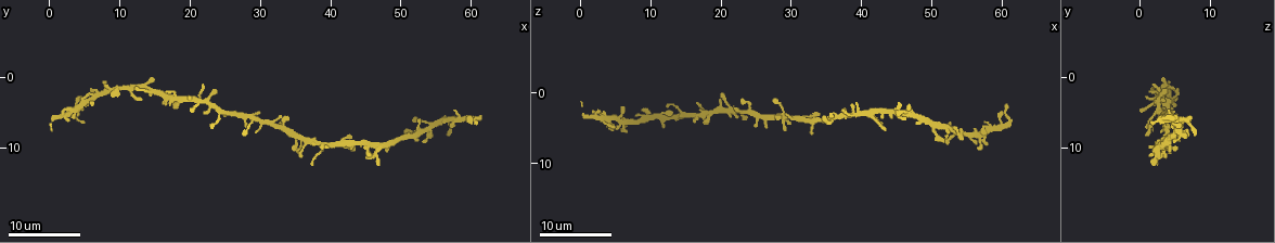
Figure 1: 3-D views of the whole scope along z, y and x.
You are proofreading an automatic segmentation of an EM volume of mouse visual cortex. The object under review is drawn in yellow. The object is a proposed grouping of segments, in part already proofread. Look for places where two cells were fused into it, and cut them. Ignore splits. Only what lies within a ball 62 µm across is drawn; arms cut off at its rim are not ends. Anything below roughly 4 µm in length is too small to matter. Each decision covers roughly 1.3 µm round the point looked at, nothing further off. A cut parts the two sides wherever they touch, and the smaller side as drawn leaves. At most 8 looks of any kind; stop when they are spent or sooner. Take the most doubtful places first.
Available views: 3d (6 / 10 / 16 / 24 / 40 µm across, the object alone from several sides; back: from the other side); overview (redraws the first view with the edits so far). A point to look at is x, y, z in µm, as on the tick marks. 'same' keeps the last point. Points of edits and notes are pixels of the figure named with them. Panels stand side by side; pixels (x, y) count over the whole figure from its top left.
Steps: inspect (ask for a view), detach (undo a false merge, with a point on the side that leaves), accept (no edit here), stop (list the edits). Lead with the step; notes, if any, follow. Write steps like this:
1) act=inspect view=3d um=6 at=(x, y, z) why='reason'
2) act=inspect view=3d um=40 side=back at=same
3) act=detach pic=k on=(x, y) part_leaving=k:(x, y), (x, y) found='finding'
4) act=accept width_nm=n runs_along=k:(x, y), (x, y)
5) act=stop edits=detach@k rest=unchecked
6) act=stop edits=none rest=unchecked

act=inspect view=3d um=16 at=(28.5, 6.0, 2.5) why='four or more arms meet'

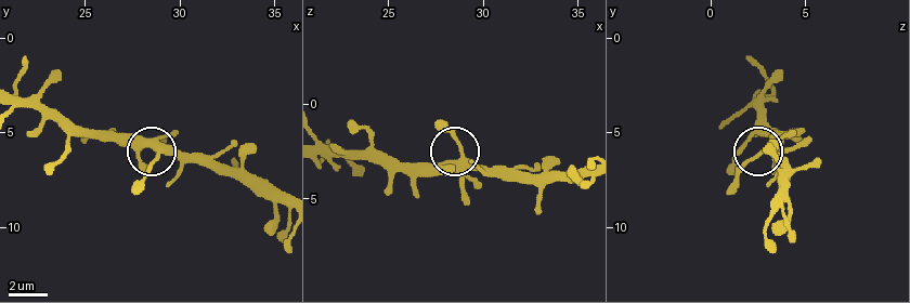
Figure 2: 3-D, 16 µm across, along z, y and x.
act=inspect view=3d um=6 at=(28.7, 5.9, 2.9)

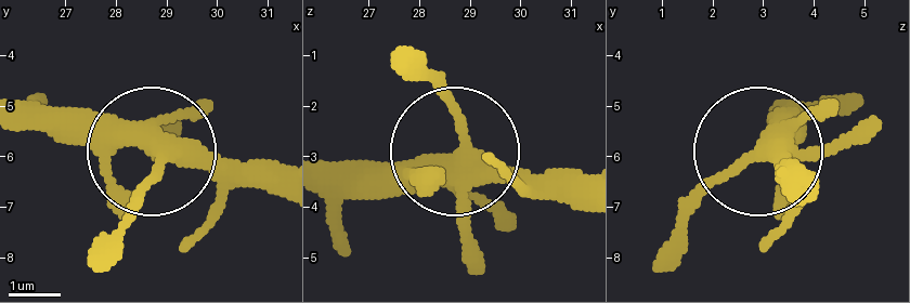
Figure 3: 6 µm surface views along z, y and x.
act=accept arms=5 runs_along=3:(780, 157), (715, 183), (667, 244) found='continuous, no second cell'

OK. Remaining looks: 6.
act=inspect view=3d um=16 at=(42.0, 9.5, 3.0) why='small branch off a trunk'

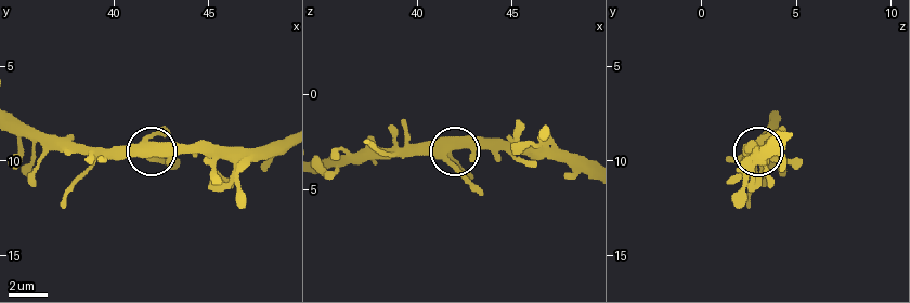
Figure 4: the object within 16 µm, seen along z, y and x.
act=inspect view=3d um=10 at=(41.7, 9.7, 2.9)

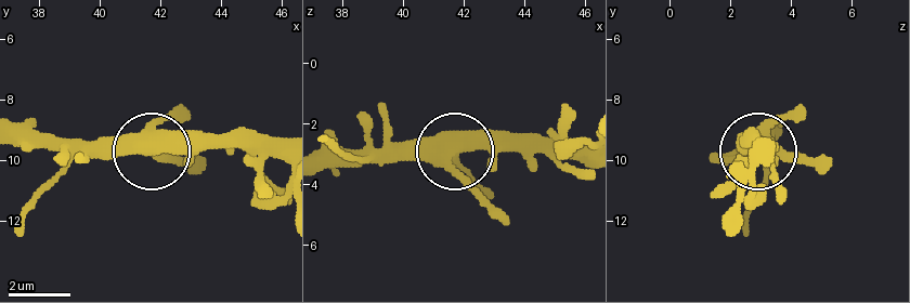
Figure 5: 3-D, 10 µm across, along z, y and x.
act=accept runs_along=5:(20, 124), (66, 141), (137, 141), (204, 156) found='continuous, no second cell'

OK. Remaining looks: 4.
act=inspect view=3d um=24 at=(17.0, 3.0, 3.5) why='four-way junction'

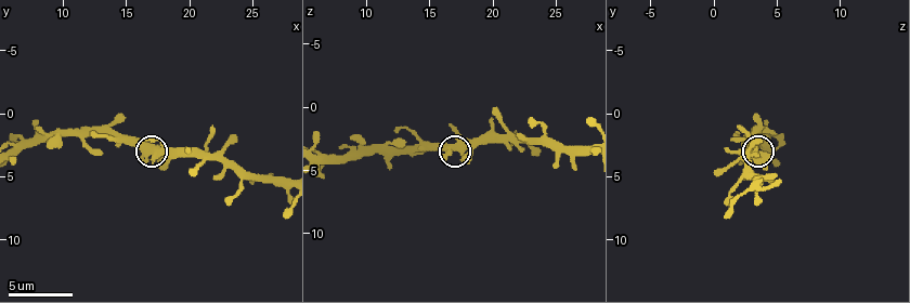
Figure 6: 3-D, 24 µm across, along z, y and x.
act=inspect view=3d um=6 at=(17.0, 2.8, 3.0)

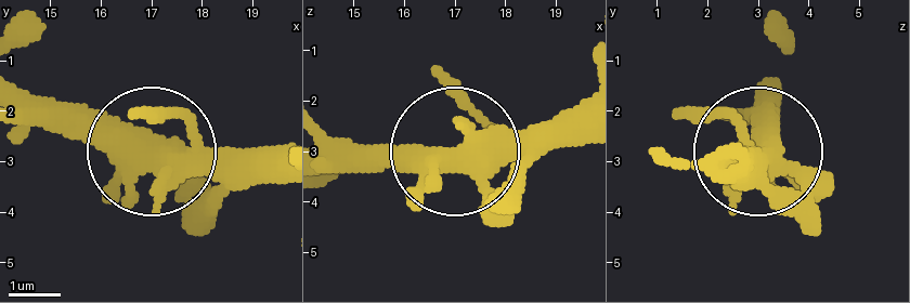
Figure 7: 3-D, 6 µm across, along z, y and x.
act=accept arms=4 found='one cell here'

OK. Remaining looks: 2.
act=inspect view=3d um=16 at=(8.8, 1.8, 3.2) why='a narrow waist'

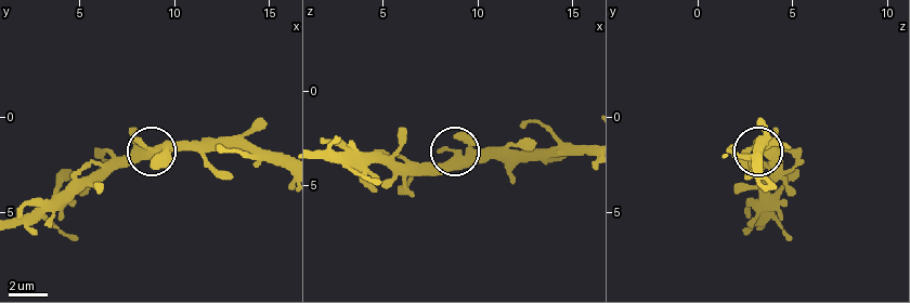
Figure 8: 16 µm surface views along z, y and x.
act=accept found='continuous, no second cell'

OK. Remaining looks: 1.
act=stop edits=none rest=unchecked

